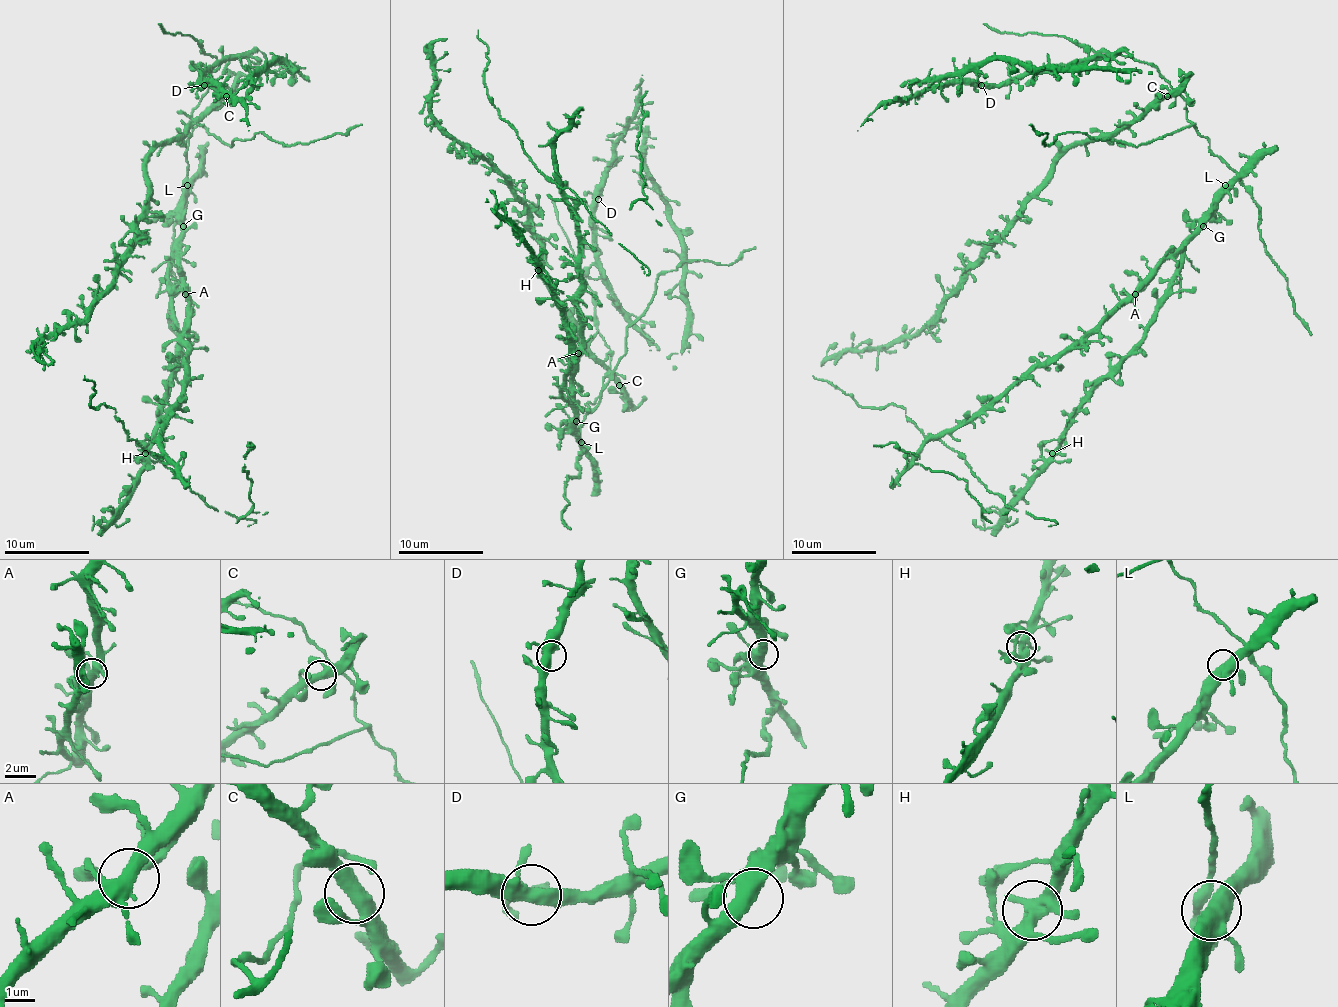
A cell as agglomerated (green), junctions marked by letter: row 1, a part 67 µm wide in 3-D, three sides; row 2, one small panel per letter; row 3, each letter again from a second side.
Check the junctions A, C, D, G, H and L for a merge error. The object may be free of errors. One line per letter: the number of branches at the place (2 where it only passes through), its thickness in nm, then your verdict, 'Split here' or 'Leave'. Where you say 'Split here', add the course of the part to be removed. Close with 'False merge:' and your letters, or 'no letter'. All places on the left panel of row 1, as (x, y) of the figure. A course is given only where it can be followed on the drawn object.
A: Branches: 4. Thickness 400 nm. Leave
C: Branches: 4. Thickness 400 nm. Leave
D: Branches: 4. Thickness 440 nm. Leave
G: Branches: 4. Thickness 420 nm. Leave
H: Branches: 4. Thickness 420 nm. Leave
L: Branches: 4. Thickness 440 nm. Leave
False merge: no letter

